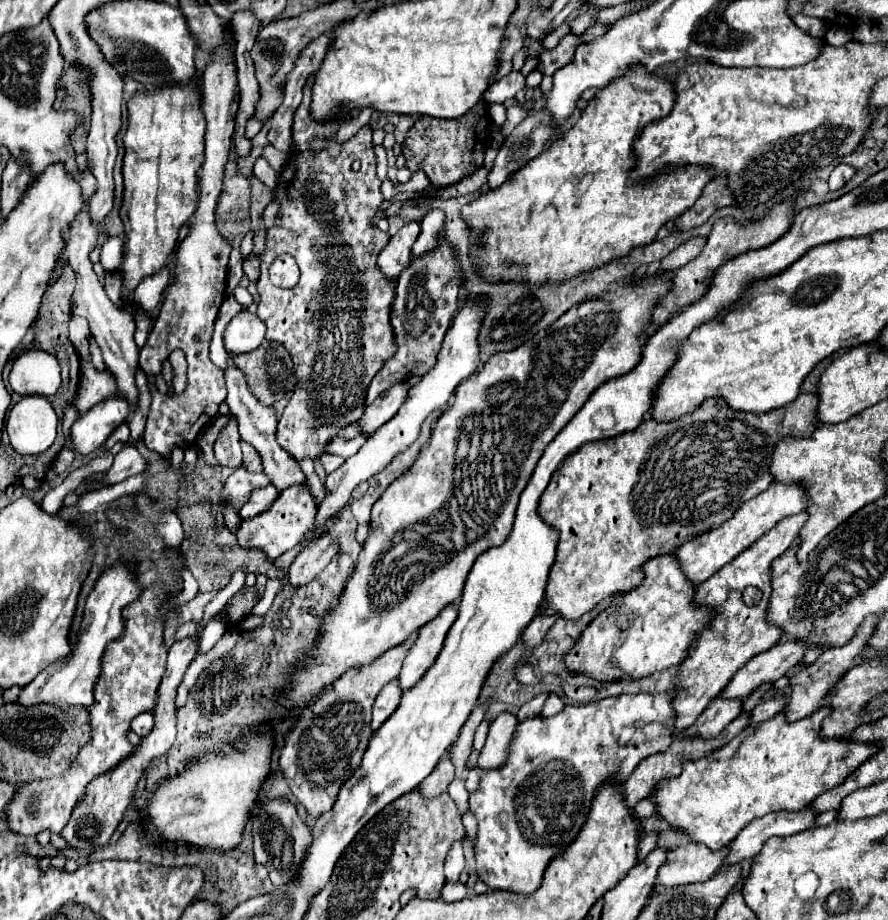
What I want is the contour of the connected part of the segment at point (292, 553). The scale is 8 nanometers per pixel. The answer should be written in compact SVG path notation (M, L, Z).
M300 544L296 545L294 548L292 548L289 551L286 551L283 553L280 557L275 559L275 565L283 570L287 577L288 568L293 562L293 560L296 558L296 556L304 549L304 546L301 546Z

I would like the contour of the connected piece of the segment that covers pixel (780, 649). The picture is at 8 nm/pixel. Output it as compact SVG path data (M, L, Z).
M782 641L780 645L758 653L752 661L736 671L736 677L732 677L728 687L724 687L718 697L738 699L744 703L758 687L780 679L790 667L794 667L802 659L804 651L806 645L802 641Z

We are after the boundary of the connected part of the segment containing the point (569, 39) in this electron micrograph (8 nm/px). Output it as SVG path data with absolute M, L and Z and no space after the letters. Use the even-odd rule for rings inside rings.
M570 33L564 35L554 49L540 53L538 71L540 71L542 75L554 75L558 69L562 69L562 67L566 67L568 63L572 63L572 53L576 51L578 43L580 43L580 41L578 41L576 35L570 35Z

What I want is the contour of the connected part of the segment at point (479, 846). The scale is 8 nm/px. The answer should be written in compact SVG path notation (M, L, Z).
M654 693L654 695L614 695L614 697L606 697L602 701L594 701L594 703L586 703L586 705L566 705L558 715L554 717L532 717L526 719L518 725L516 737L510 745L508 751L508 759L502 767L494 769L494 771L486 771L480 779L480 789L478 793L470 795L470 809L474 811L476 819L478 819L478 839L474 845L474 853L476 853L476 867L478 867L478 875L480 879L490 887L490 889L504 889L504 891L512 891L512 893L534 893L544 877L544 869L548 867L548 863L558 857L564 849L564 845L570 845L576 835L580 833L580 829L586 823L588 811L592 807L592 801L596 797L596 789L602 787L604 783L616 783L616 785L624 785L624 781L628 779L628 775L634 771L634 767L656 753L662 753L670 747L672 739L676 739L678 735L674 733L674 713L672 713L672 695L670 693Z

